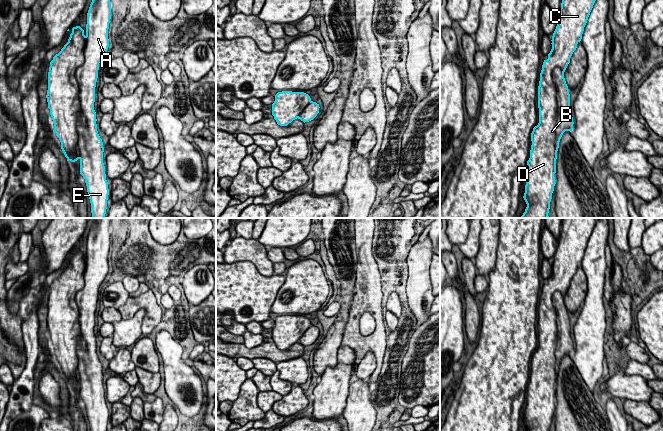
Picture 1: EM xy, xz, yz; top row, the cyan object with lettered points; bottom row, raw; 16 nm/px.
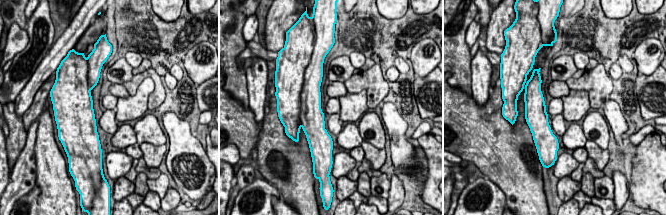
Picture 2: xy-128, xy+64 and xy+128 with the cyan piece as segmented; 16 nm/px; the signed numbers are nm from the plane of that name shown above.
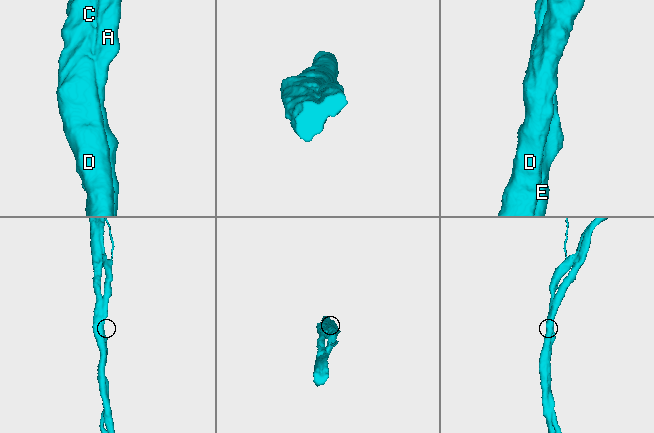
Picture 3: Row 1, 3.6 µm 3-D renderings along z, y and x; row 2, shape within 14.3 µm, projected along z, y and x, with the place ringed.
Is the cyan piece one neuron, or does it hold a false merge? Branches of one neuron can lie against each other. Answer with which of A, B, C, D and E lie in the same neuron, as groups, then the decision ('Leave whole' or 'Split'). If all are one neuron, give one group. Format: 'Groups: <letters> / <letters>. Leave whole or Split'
Groups: A B C D E. Leave whole

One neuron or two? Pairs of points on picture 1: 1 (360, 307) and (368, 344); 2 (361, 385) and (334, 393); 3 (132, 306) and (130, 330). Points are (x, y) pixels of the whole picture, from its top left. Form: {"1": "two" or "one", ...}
{"1": "one", "2": "two", "3": "two"}

